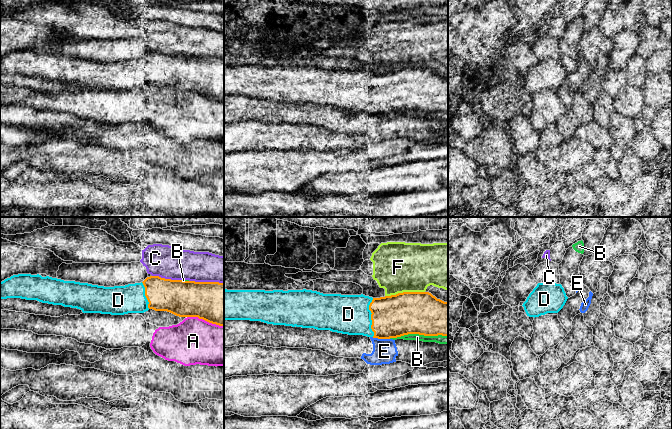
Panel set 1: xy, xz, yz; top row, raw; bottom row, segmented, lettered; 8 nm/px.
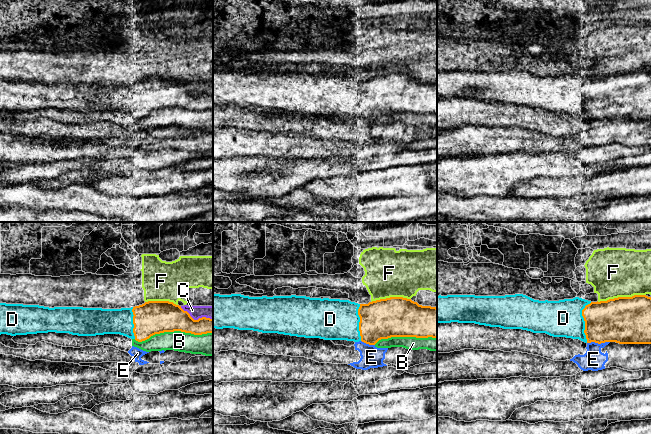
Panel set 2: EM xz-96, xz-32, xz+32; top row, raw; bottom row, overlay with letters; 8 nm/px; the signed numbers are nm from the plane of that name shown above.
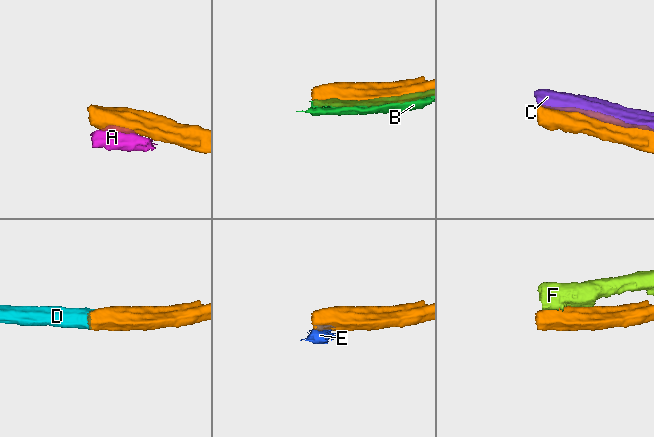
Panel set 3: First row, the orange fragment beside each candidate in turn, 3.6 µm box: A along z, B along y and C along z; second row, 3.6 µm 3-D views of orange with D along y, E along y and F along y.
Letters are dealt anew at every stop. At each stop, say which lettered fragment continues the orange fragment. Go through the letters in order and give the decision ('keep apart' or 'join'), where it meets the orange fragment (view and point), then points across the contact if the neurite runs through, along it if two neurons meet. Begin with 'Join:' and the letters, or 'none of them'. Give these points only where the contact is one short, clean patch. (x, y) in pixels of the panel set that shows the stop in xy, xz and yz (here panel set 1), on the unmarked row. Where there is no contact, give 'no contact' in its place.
Join: none of them
A: keep apart; contact xy (205, 96)
B: keep apart; contact xz (418, 109)
C: keep apart; contact xy (206, 58)
D: keep apart; contact xz (371, 93)
E: keep apart; contact xz (381, 114); border xz (372, 113), (389, 115)
F: keep apart; contact xz (404, 68)

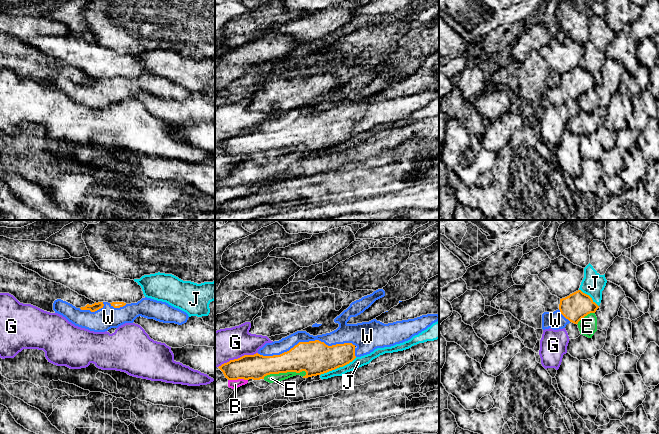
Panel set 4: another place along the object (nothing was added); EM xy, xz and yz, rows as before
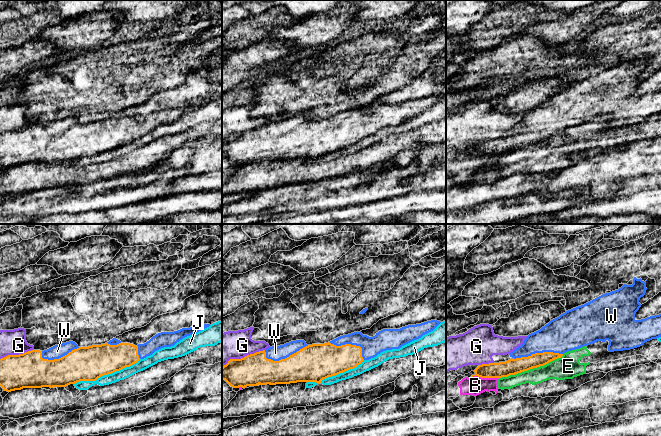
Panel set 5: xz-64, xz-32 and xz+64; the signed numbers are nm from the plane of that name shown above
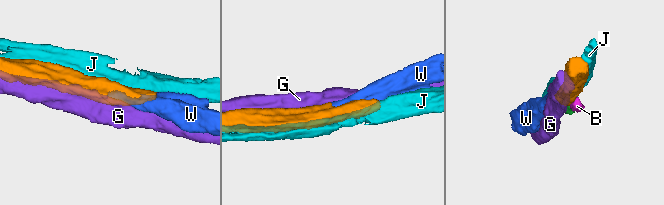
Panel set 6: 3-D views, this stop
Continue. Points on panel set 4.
Join: W
B: keep apart; contact xz (237, 155); border xz (247, 155), (228, 156)
E: keep apart; contact xz (284, 148)
G: keep apart; contact xz (238, 134)
J: keep apart; contact yz (589, 72)
W: join; contact xz (307, 118)

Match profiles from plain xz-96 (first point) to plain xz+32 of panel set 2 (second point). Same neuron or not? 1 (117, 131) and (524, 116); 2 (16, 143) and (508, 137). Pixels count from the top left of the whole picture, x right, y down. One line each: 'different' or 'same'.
1: same
2: same

